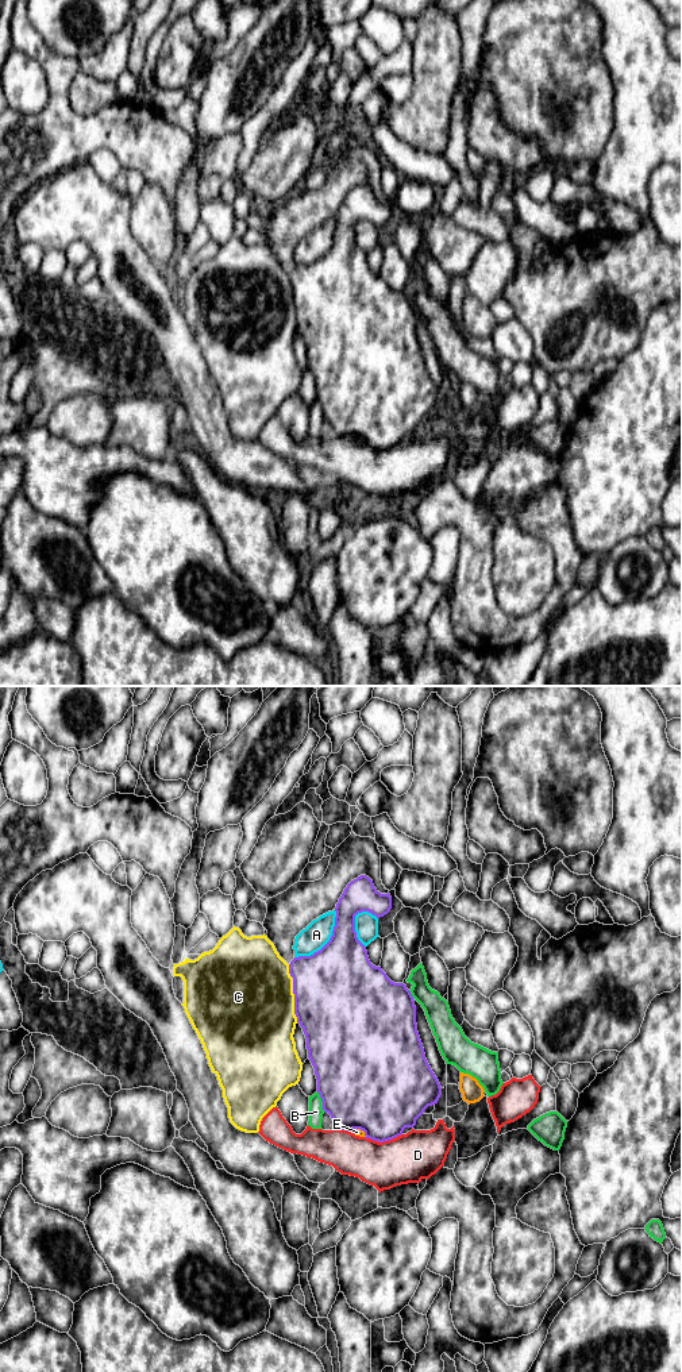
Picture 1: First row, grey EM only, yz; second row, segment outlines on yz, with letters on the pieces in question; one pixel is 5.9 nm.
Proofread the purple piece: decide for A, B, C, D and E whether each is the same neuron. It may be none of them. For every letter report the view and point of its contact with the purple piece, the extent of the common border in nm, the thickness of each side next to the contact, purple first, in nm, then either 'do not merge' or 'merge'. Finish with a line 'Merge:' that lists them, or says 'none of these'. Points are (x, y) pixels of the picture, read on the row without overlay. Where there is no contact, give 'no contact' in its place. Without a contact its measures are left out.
A: contact yz (327, 251); length 380 nm; calibres 460 and 160 nm; do not merge
B: contact yz (322, 409); length 140 nm; calibres 500 and 90 nm; do not merge
C: contact yz (293, 301); length 340 nm; calibres 500 and 500 nm; do not merge
D: contact yz (382, 450); length 220 nm; calibres 440 and 300 nm; do not merge
E: contact yz (358, 436); length 120 nm; calibres 500 and 50 nm; do not merge
Merge: none of these

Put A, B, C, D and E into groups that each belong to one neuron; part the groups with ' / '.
A / B / C / D / E

